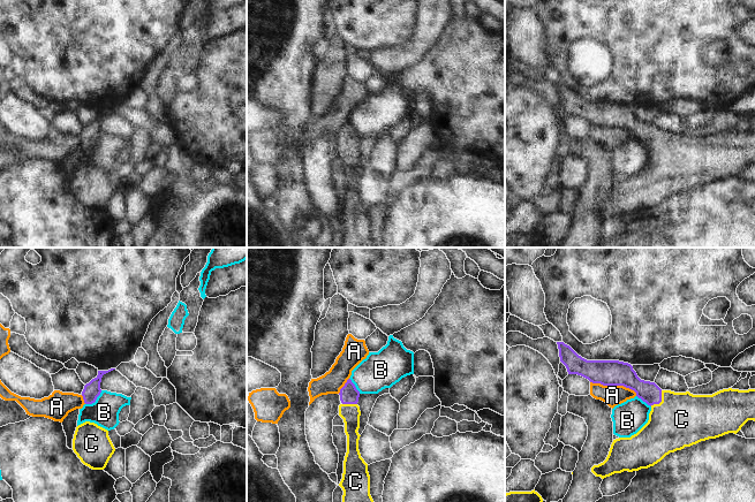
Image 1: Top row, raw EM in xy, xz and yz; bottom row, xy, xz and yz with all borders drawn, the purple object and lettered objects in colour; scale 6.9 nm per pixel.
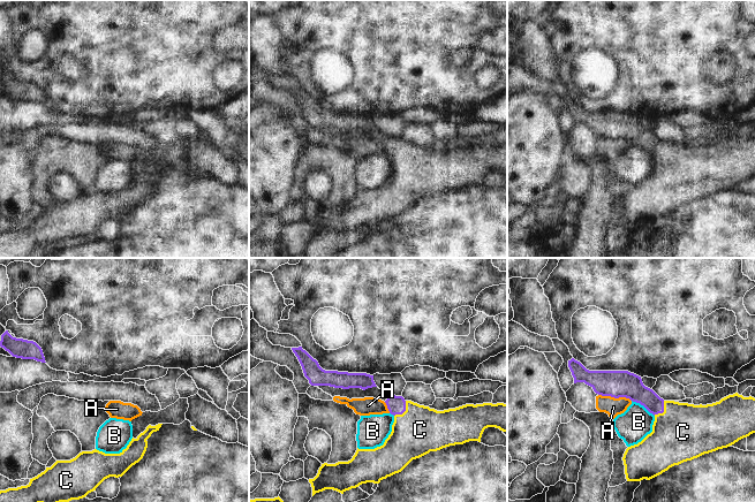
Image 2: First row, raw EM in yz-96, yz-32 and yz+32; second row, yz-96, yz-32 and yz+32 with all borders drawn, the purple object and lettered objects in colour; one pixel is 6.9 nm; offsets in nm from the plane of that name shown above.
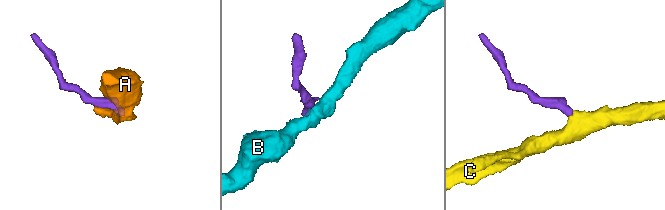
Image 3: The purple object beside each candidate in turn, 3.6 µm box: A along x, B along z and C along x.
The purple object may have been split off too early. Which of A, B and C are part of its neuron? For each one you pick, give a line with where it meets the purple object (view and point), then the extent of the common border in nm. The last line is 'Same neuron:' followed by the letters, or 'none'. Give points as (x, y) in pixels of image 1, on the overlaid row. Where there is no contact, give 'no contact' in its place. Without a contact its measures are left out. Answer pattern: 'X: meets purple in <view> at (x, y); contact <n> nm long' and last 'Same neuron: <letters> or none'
C: meets purple in yz at (661, 401); contact 140 nm long
Same neuron: C

